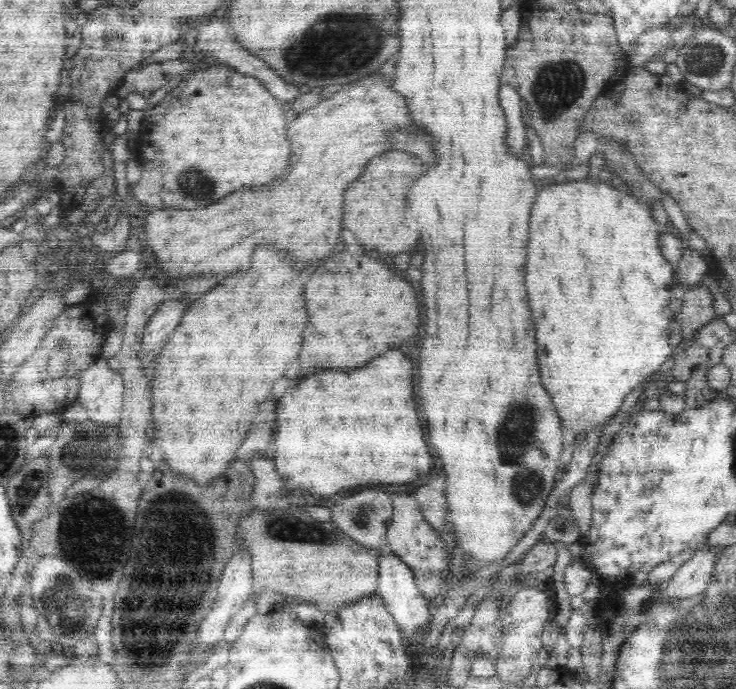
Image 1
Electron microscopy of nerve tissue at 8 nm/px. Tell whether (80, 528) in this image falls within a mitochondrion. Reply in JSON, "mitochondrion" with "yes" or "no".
{"mitochondrion":"yes"}

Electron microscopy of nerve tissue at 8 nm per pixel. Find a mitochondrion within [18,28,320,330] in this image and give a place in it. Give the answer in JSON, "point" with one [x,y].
{"point":[194,184]}

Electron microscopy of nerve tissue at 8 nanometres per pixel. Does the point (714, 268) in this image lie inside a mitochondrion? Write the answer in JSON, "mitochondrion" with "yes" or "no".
{"mitochondrion":"no"}

